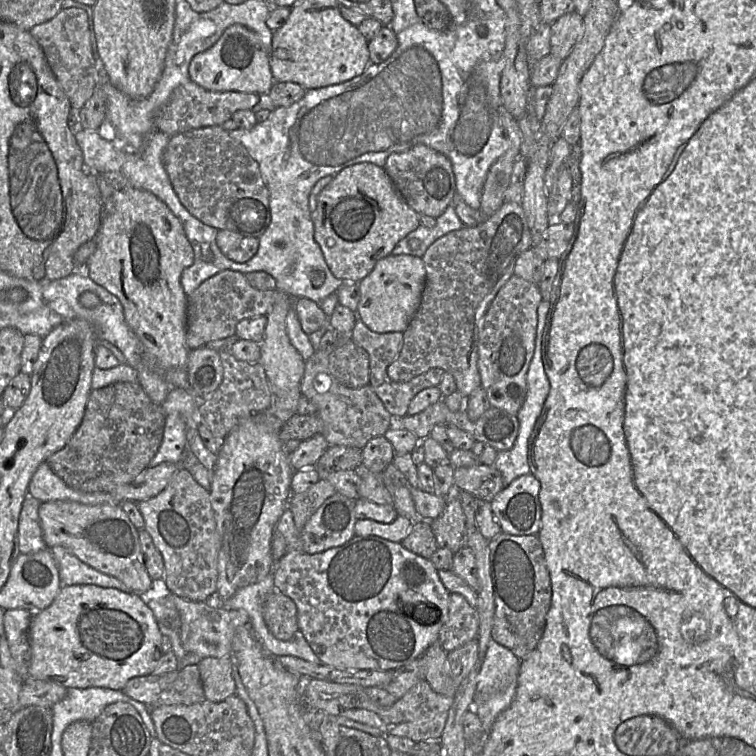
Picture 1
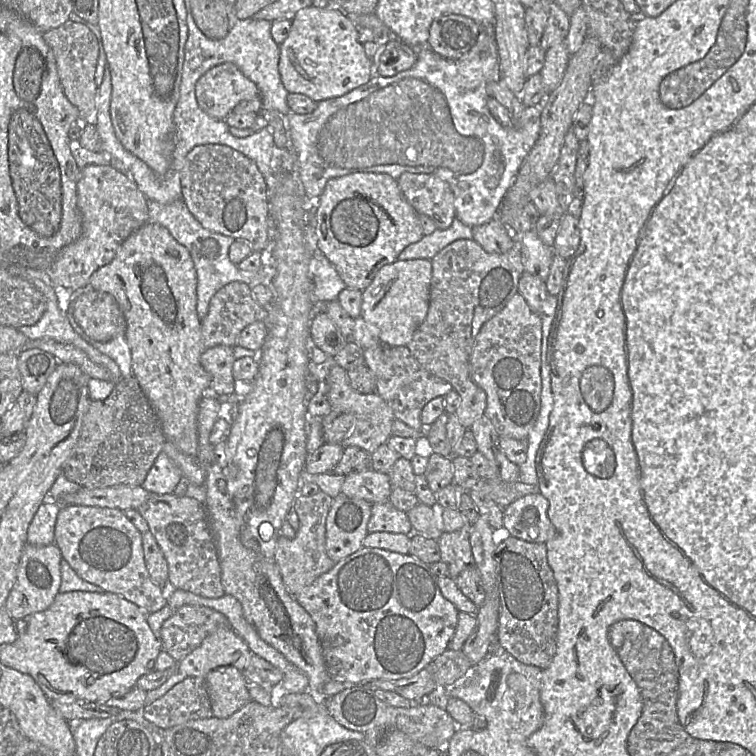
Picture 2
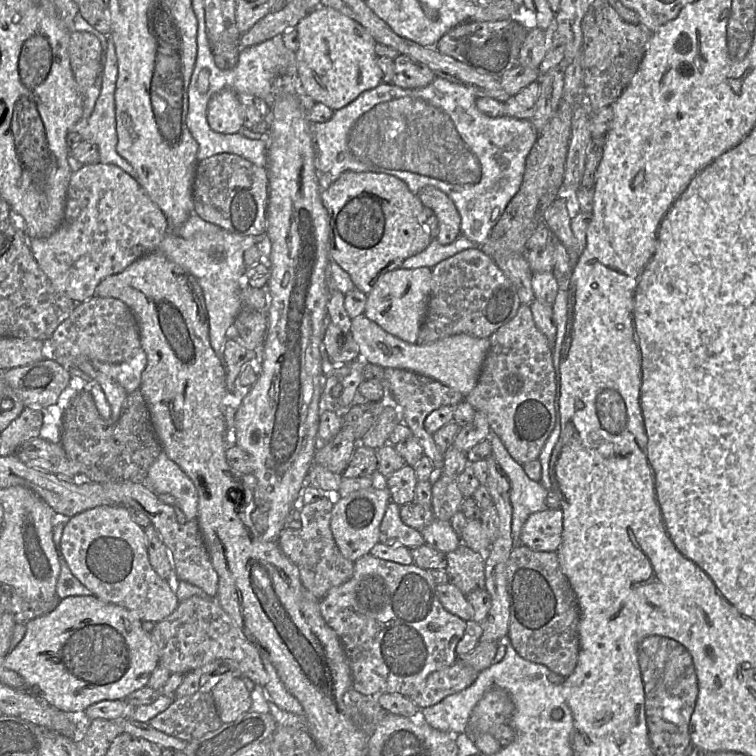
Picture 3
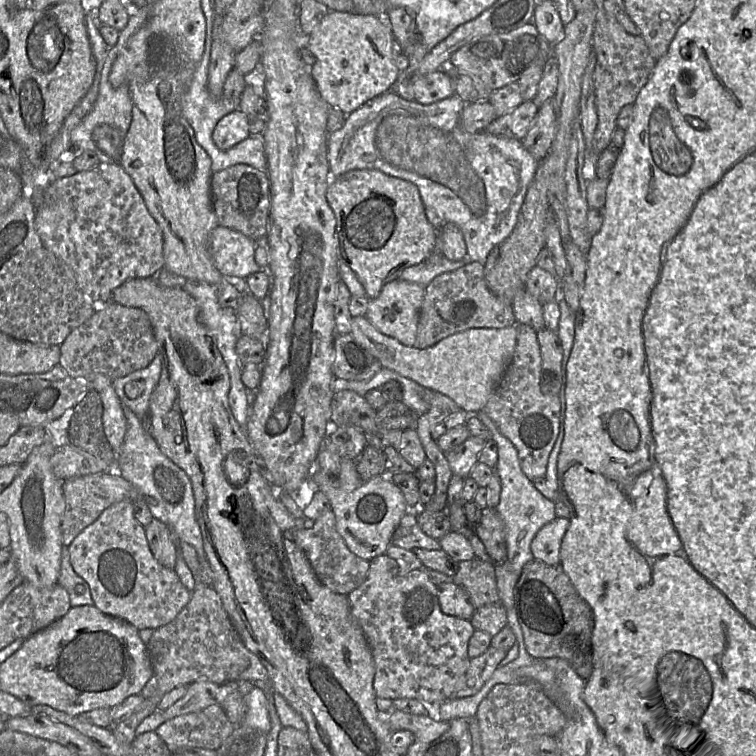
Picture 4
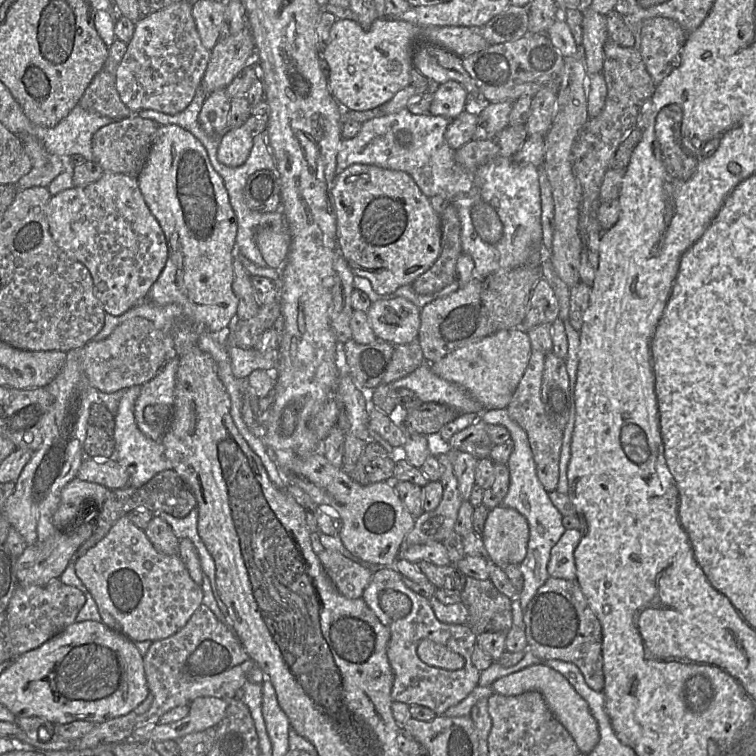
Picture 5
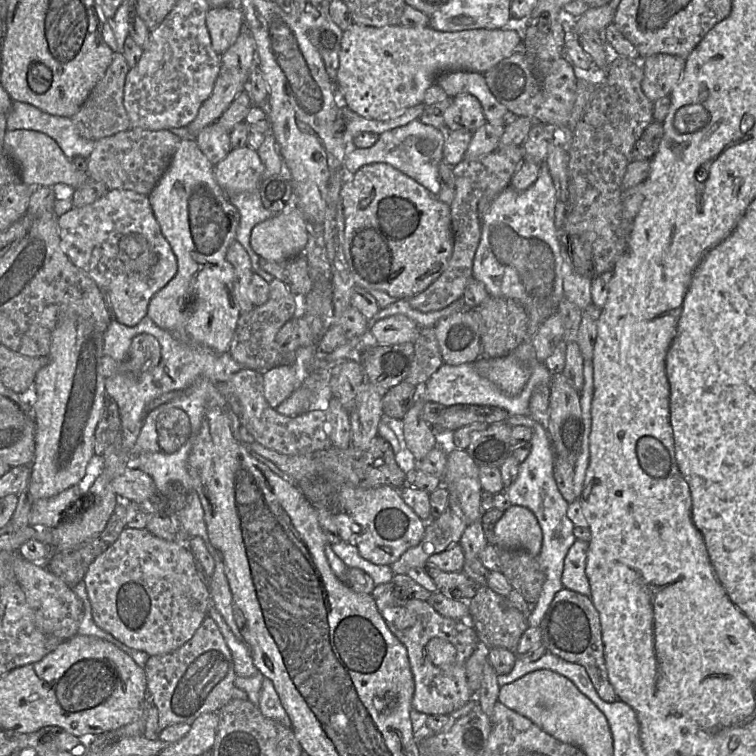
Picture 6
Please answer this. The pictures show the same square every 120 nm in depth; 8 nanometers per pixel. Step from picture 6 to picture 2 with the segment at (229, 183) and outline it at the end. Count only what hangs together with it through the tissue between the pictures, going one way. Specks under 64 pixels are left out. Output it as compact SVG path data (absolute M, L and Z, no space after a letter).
M229 62L201 76L195 93L200 108L218 120L225 120L240 102L261 97L257 86Z

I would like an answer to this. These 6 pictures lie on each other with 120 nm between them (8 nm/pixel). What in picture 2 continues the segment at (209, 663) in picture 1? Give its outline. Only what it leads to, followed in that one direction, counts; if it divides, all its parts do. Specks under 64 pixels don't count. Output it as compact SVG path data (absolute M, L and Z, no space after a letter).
M223 666L210 671L205 682L213 716L228 718L251 701L248 680L237 668Z

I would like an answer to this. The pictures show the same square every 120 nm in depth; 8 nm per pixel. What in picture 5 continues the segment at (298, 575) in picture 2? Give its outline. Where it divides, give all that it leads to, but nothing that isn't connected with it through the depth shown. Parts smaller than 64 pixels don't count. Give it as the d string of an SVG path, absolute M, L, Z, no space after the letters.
M324 549L317 557L326 575L341 595L349 599L361 598L372 576L369 569L328 549Z

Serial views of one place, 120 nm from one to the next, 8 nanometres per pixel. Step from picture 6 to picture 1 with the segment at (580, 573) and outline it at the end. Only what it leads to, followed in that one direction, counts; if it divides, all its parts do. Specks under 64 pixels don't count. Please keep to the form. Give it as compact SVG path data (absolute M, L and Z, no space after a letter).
M532 473L519 476L490 502L501 531L513 535L538 535L541 527L540 483Z

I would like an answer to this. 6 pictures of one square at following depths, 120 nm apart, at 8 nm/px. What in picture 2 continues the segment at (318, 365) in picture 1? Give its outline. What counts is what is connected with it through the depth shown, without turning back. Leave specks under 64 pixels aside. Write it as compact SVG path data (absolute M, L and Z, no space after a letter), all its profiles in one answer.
M338 364L334 365L326 378L327 397L332 411L342 411L354 417L354 425L349 435L342 441L342 447L355 446L372 454L380 445L386 443L392 434L395 420L391 408L376 392L362 394L355 391L349 384L346 371Z

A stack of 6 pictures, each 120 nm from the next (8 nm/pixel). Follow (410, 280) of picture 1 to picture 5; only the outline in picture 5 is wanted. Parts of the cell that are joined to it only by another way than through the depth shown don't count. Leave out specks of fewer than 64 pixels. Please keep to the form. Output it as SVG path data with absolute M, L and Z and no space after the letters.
M381 297L366 313L378 341L402 345L418 340L421 309L408 299Z

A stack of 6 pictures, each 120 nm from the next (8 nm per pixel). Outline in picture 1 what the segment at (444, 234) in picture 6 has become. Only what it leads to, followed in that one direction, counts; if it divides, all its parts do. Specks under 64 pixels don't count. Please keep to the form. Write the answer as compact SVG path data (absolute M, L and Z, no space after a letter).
M369 162L354 164L336 174L321 191L313 213L314 240L320 246L326 263L342 282L364 279L382 258L392 255L395 246L420 225L420 215L406 202L384 168Z

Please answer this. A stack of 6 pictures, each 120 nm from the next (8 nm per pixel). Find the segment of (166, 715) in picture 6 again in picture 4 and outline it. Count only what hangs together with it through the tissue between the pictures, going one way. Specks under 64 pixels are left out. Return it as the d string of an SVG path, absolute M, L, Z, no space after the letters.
M211 587L192 592L188 604L174 620L153 631L147 644L148 655L157 679L157 692L145 699L136 712L110 729L121 743L131 744L140 723L158 710L162 697L178 686L188 686L195 681L210 681L223 685L243 680L268 681L268 672L259 658L244 644L230 621L223 603Z

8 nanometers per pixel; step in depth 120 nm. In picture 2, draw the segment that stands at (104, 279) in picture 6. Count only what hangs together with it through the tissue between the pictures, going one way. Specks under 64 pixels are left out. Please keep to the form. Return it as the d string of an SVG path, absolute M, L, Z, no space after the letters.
M88 165L81 169L77 183L77 204L82 216L82 233L73 243L64 247L46 271L49 281L58 291L67 294L84 290L90 283L92 274L109 264L116 256L122 243L136 230L150 222L148 199L135 182L112 165Z

